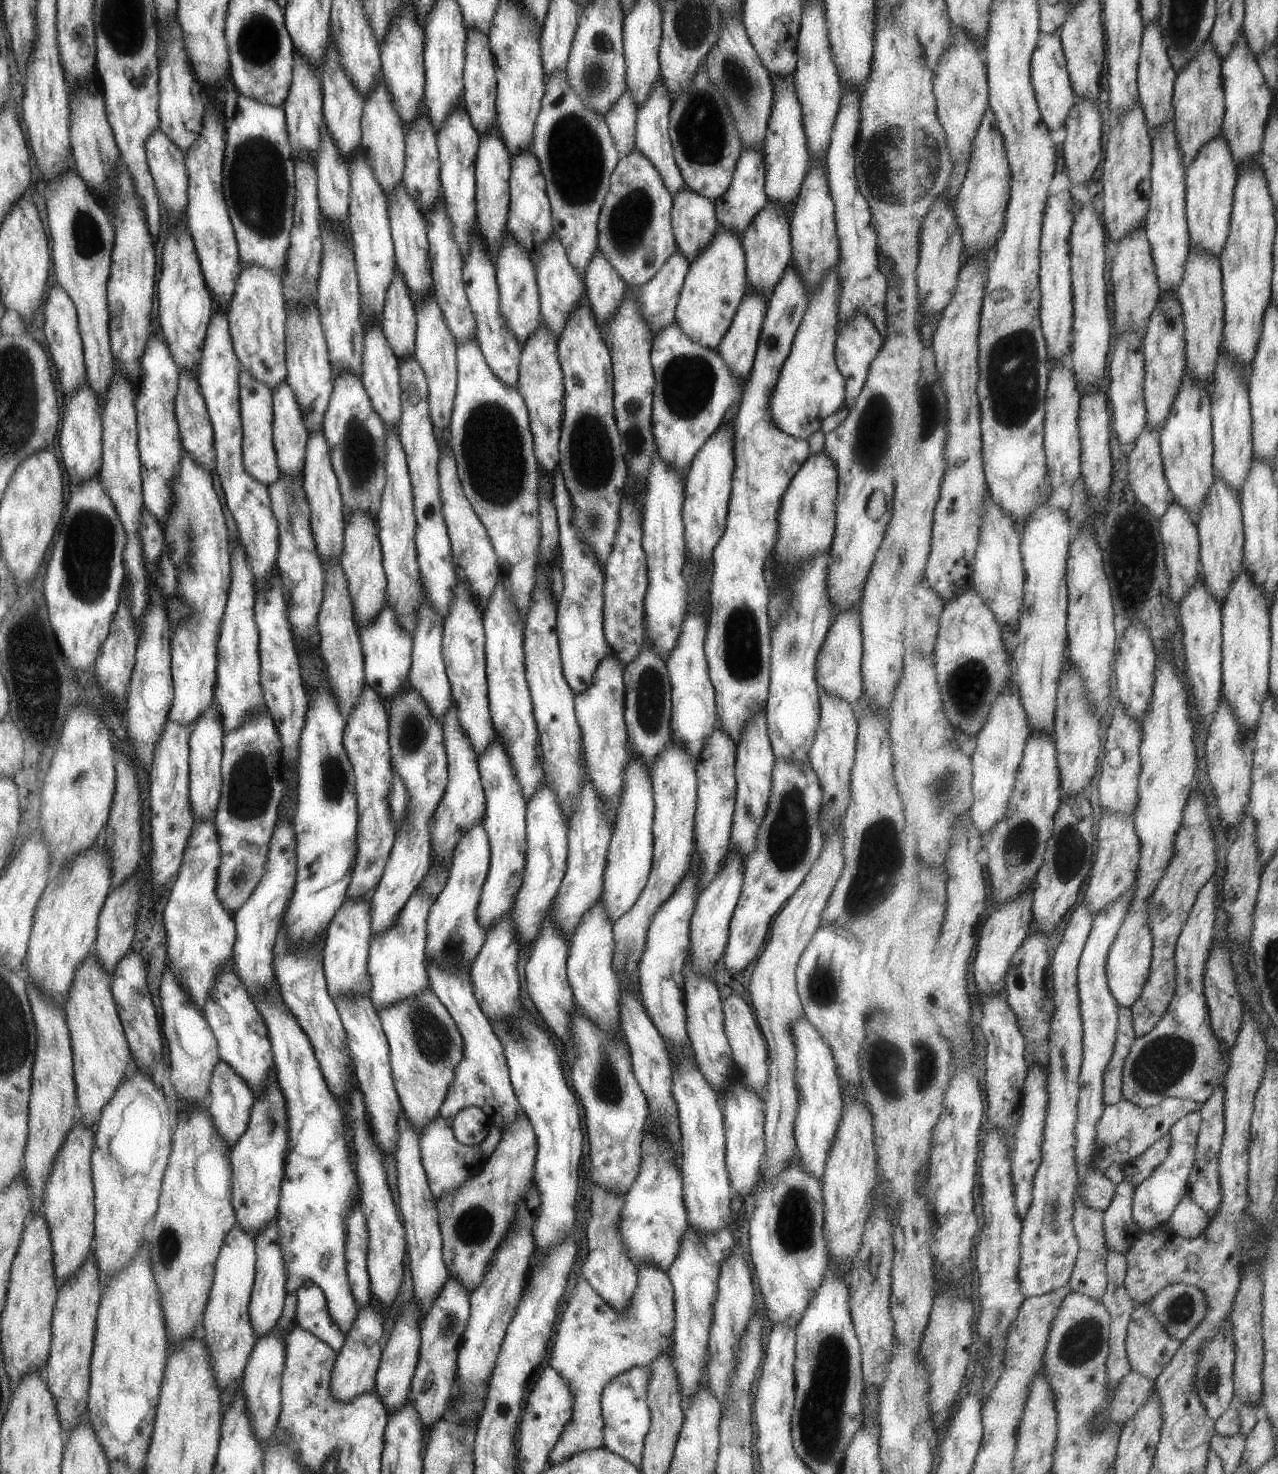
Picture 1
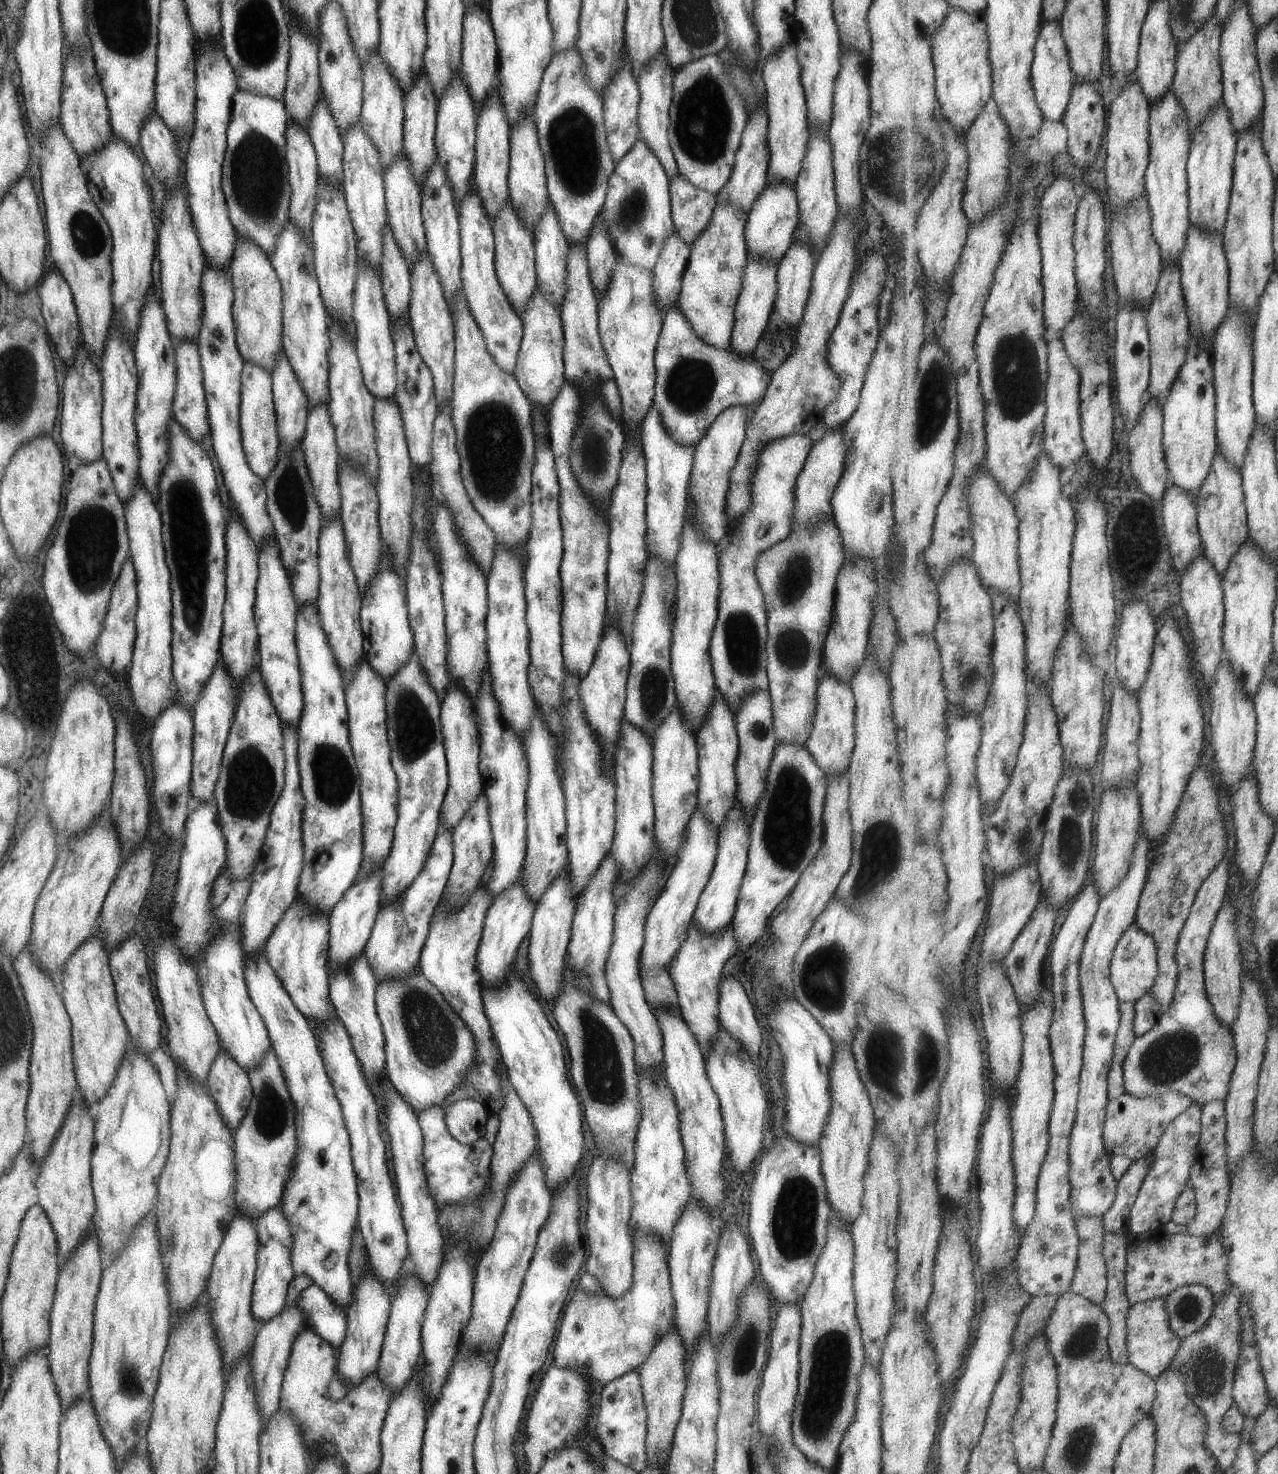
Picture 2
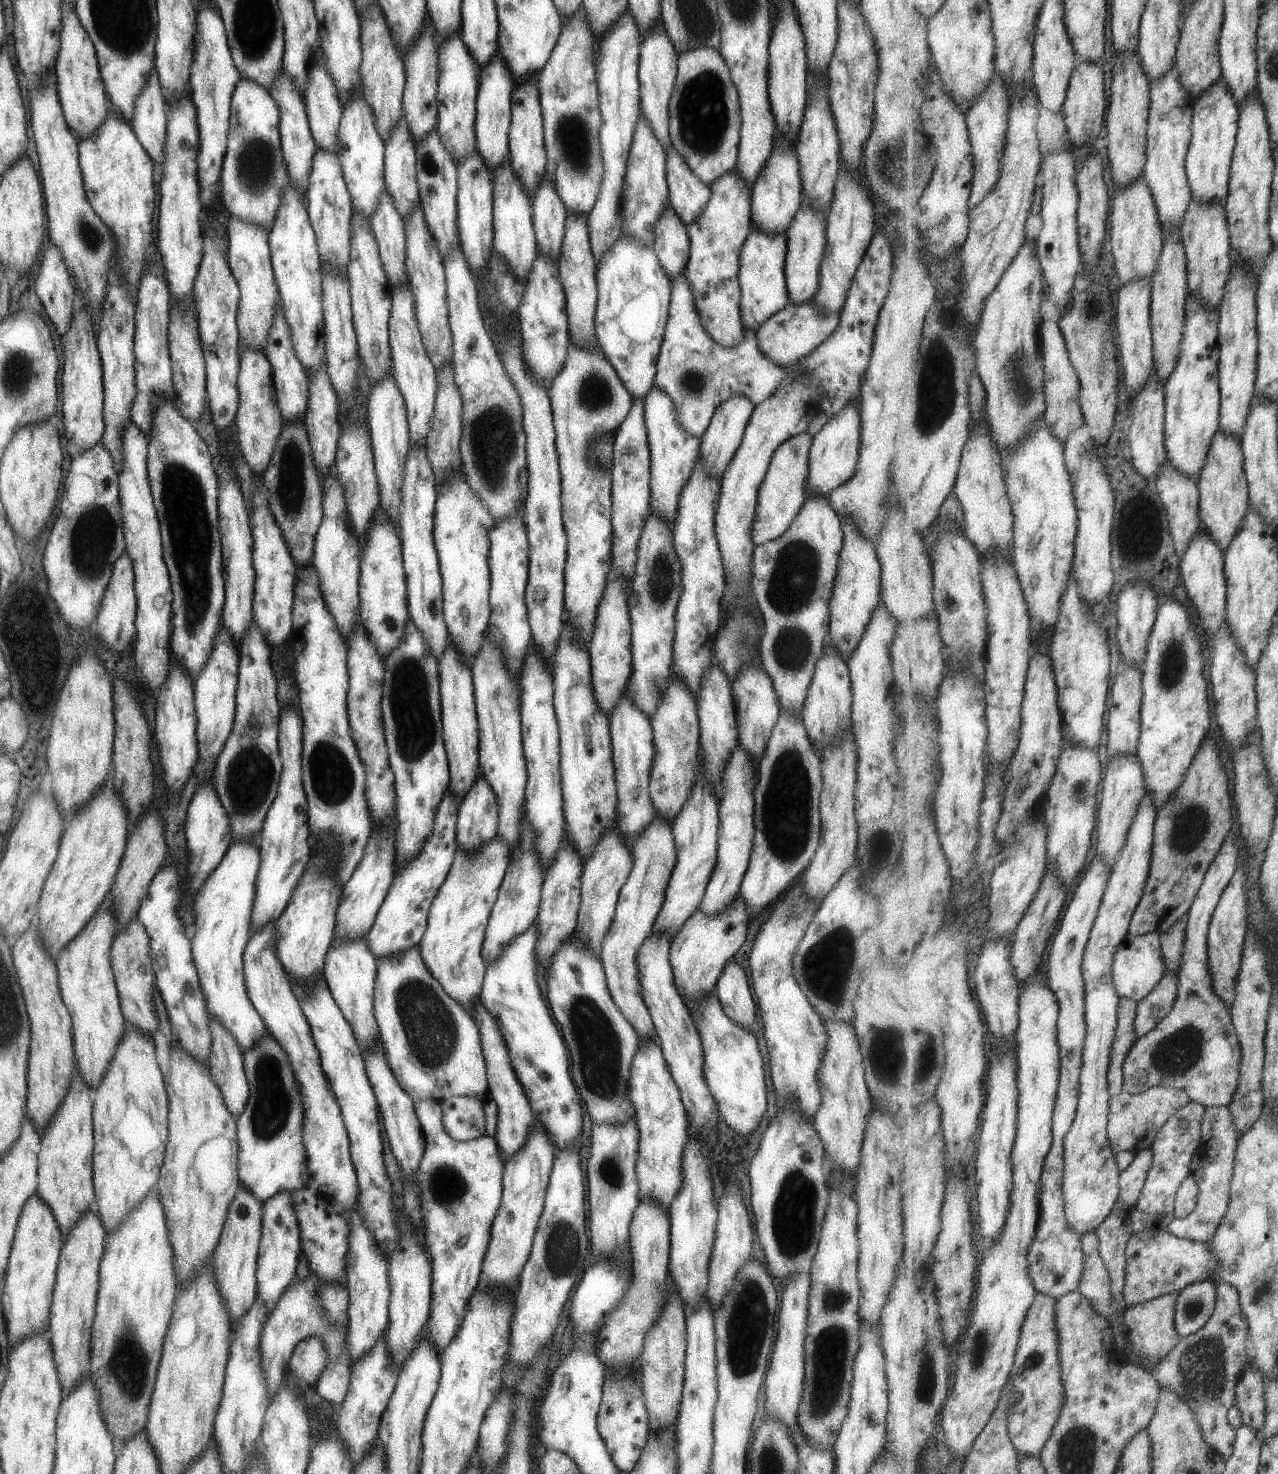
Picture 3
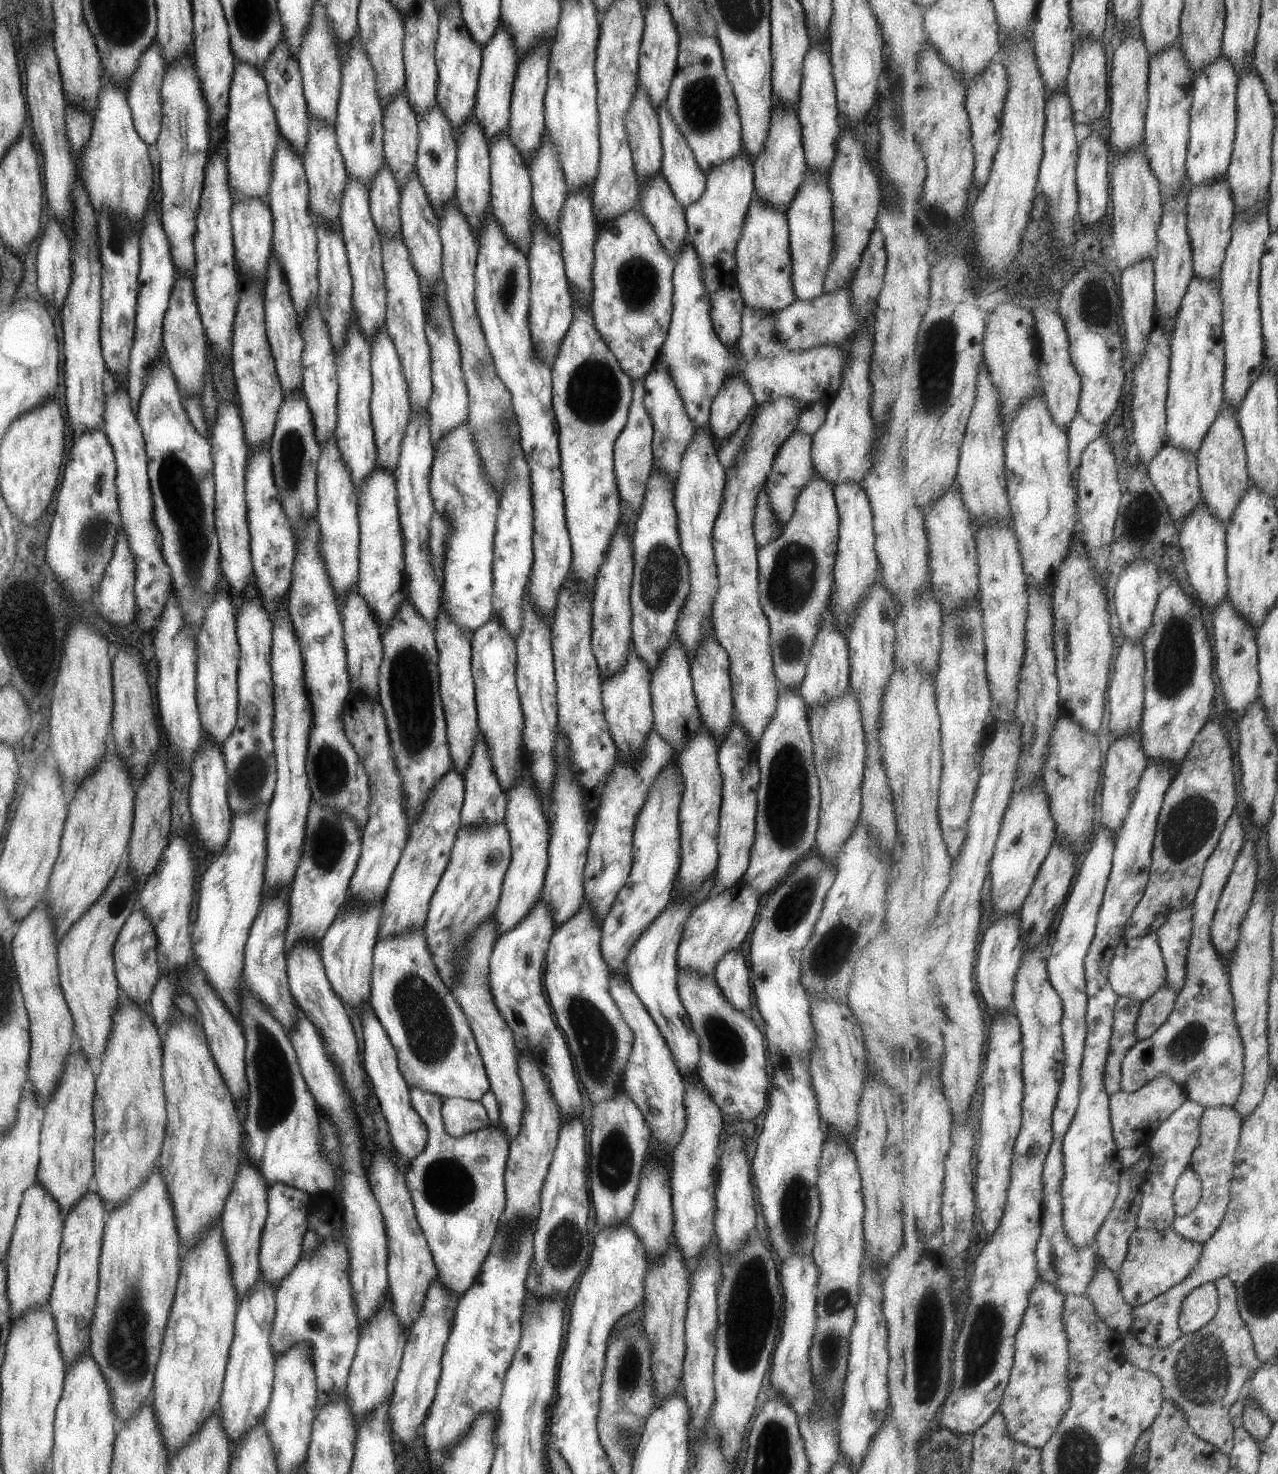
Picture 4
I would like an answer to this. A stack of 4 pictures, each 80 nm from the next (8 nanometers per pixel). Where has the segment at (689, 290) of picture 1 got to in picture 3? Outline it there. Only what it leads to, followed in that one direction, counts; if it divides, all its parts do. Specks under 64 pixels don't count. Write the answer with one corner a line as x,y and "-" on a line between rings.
734,170
720,176
714,183
709,185
709,188
710,197
704,209
696,215
695,222
685,226
689,246
684,277
691,287
694,307
705,332
713,339
713,342
720,344
723,348
731,348
742,345
744,340
744,328
742,327
739,314
741,293
737,273
739,268
738,252
751,228
750,189

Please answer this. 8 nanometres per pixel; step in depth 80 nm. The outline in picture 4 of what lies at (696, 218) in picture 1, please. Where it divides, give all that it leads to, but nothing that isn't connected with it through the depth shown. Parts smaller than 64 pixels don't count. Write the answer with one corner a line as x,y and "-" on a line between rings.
663,98
663,102
657,106
656,114
658,117
658,126
660,129
661,144
661,169
660,174
665,176
665,182
669,184
671,192
675,194
675,200
683,206
689,206
703,194
705,190
705,174
699,168
699,164
693,159
693,152
689,150
683,134
679,134
677,124
673,122
673,118
667,112
667,100

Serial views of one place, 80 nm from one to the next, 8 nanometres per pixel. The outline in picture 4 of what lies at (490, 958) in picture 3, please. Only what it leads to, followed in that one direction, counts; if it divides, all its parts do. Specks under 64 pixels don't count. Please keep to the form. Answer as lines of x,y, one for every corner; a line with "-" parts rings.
527,767
524,768
522,780
509,789
505,789
504,795
506,798
504,823
510,838
510,861
492,914
496,924
497,937
512,929
534,907
540,897
548,861
546,853
548,845
547,820
540,808
538,793
528,776

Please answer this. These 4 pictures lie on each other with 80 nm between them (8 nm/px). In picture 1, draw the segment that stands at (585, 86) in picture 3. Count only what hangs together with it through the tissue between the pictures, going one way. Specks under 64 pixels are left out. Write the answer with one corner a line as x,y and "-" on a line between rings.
565,68
545,80
530,148
544,176
552,232
563,245
567,260
582,278
598,248
598,214
609,188
610,174
621,156
615,150
603,116
588,109
568,85

